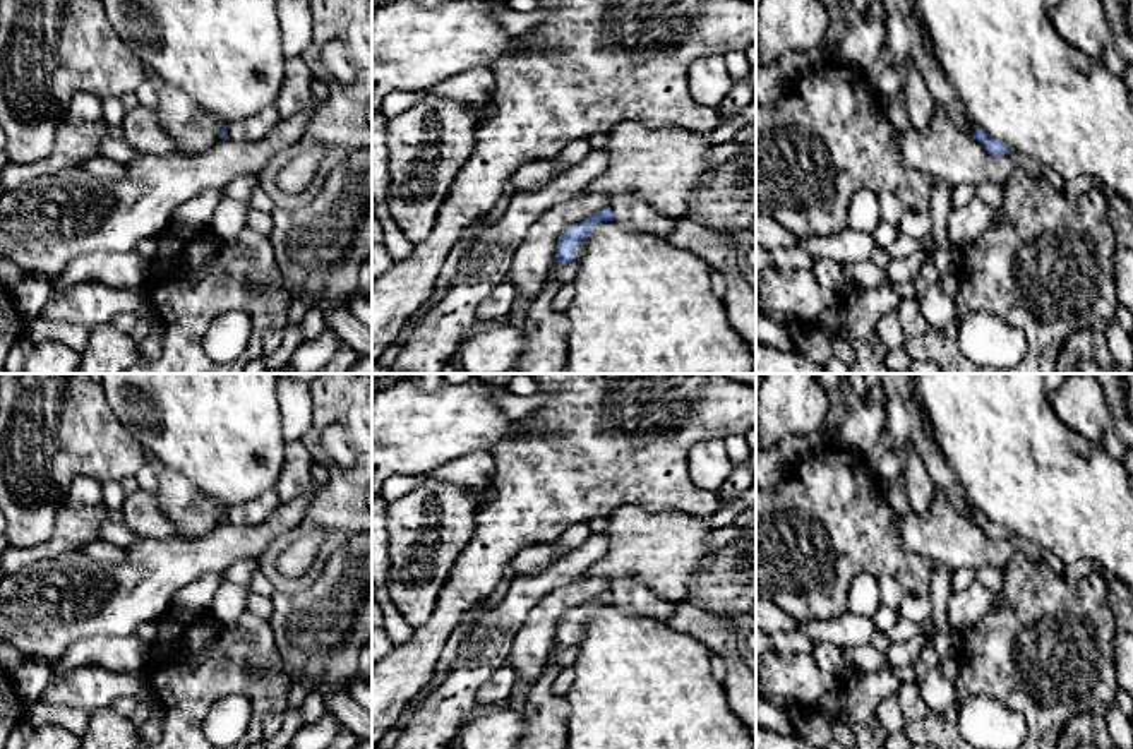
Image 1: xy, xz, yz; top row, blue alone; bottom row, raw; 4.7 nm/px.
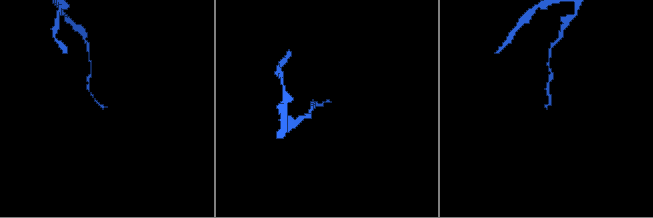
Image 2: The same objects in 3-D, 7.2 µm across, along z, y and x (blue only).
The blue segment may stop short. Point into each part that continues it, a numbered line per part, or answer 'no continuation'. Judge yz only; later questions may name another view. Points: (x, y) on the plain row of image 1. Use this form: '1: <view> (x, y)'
1: yz (1020, 544)

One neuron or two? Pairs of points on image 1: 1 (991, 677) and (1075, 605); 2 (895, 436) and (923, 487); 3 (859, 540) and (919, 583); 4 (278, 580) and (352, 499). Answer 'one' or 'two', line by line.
1: one
2: two
3: one
4: one

